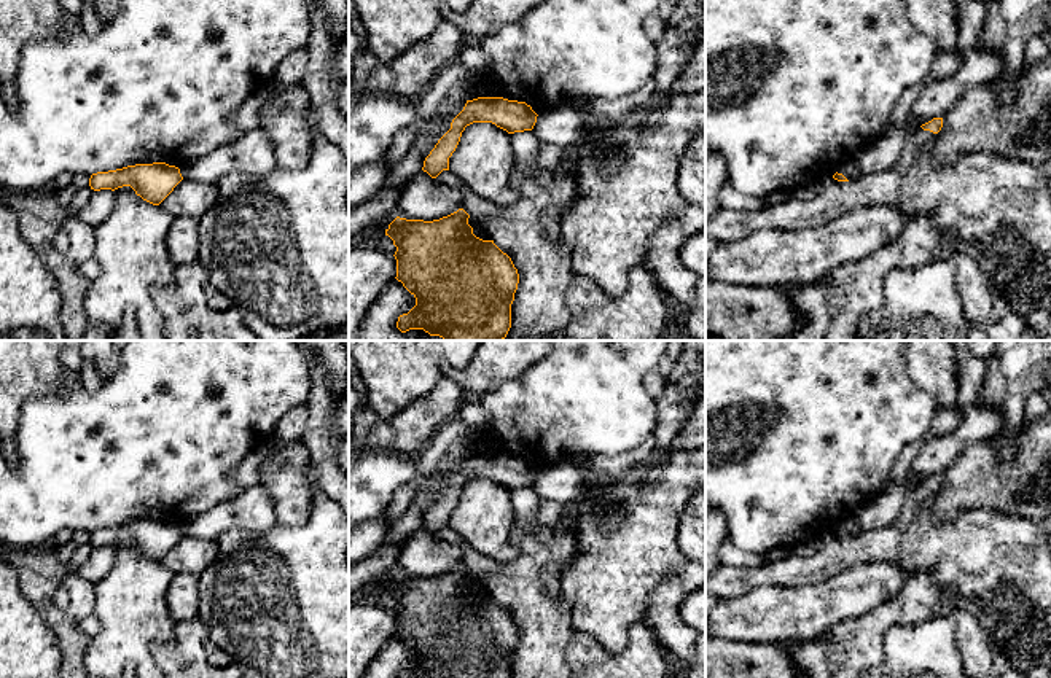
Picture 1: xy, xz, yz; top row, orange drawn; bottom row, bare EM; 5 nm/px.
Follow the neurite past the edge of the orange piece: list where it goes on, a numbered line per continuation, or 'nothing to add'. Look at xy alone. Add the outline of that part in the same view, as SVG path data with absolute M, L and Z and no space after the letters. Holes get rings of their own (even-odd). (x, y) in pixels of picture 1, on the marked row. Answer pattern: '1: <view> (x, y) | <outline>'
nothing to add

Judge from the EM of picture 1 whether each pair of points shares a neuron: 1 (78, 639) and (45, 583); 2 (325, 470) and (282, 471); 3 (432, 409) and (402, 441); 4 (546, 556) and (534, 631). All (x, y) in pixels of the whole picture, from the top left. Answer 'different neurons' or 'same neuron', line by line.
1: same neuron
2: different neurons
3: same neuron
4: same neuron

